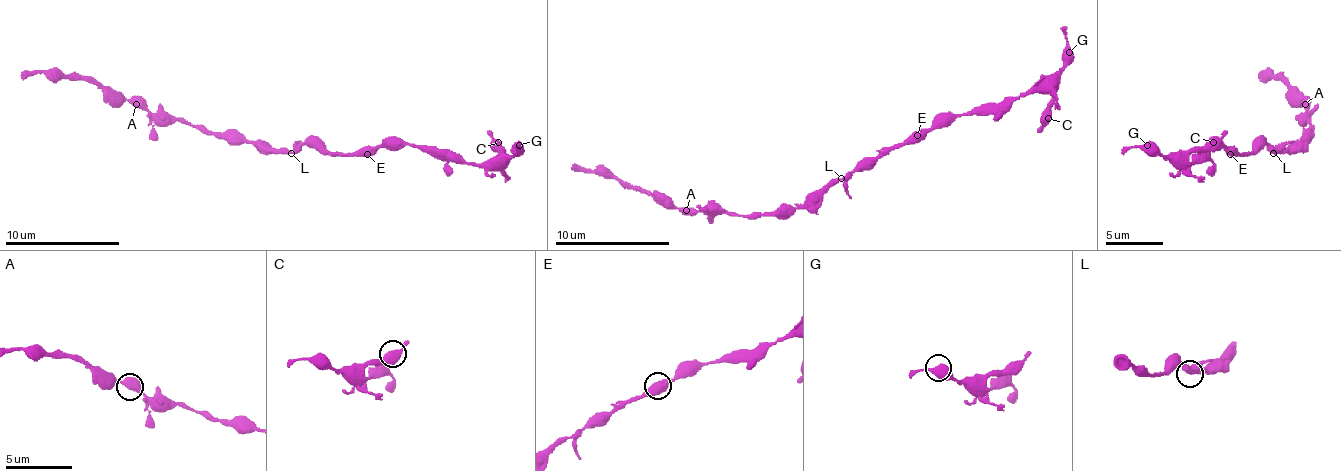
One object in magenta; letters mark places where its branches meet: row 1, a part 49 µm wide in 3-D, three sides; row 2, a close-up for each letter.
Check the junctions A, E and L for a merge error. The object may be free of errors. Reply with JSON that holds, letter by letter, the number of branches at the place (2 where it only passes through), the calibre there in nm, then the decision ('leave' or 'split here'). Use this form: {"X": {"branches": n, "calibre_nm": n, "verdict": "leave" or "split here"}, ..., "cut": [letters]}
{"A": {"branches": 2, "calibre_nm": 480, "verdict": "leave"}, "E": {"branches": 2, "calibre_nm": 550, "verdict": "leave"}, "L": {"branches": 3, "calibre_nm": 320, "verdict": "leave"}, "cut": []}

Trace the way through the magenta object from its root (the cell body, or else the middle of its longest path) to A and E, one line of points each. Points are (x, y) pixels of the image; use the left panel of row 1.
A: (291, 150), (260, 150), (251, 142), (228, 139), (222, 133), (202, 133), (176, 119), (153, 119), (136, 104)
E: (291, 150), (297, 150), (303, 145), (323, 145), (331, 153), (366, 153)

